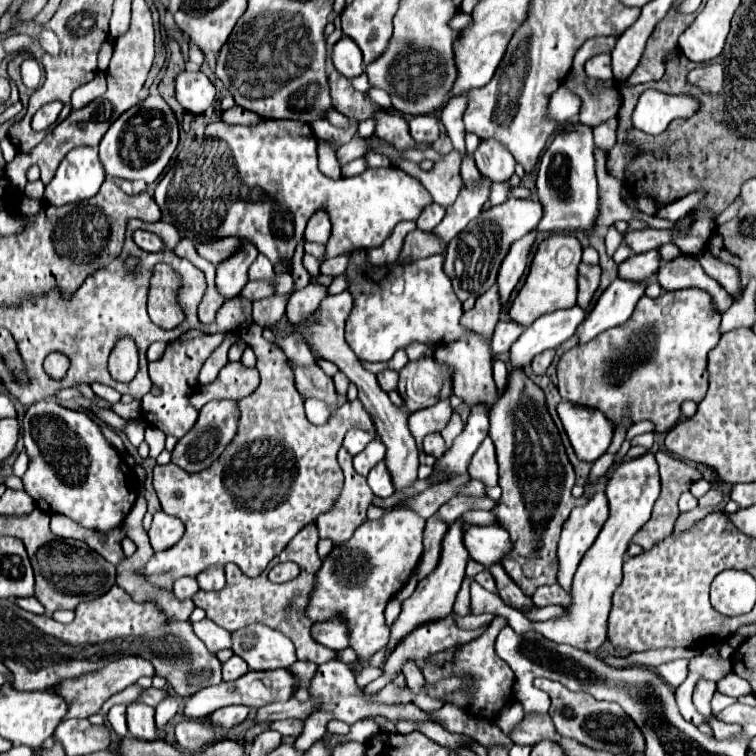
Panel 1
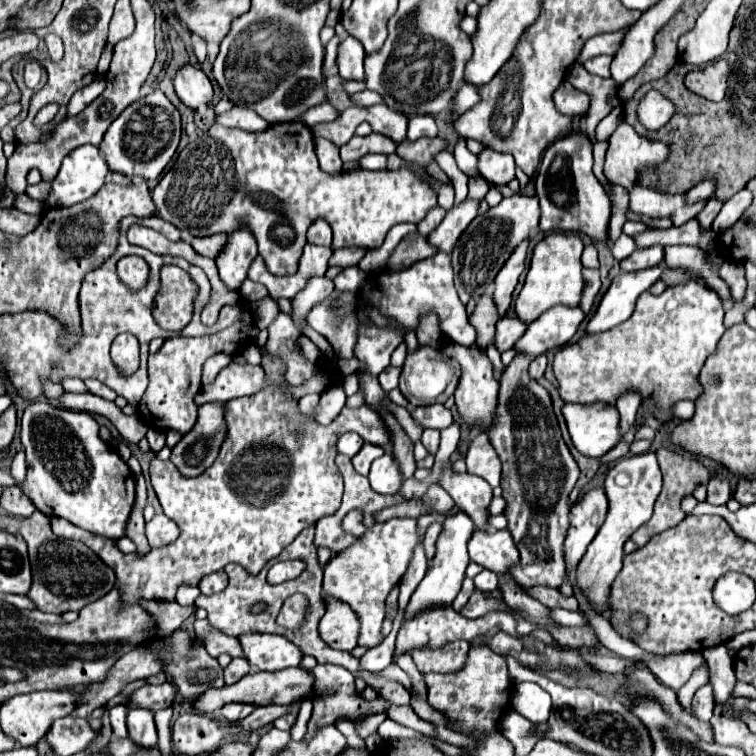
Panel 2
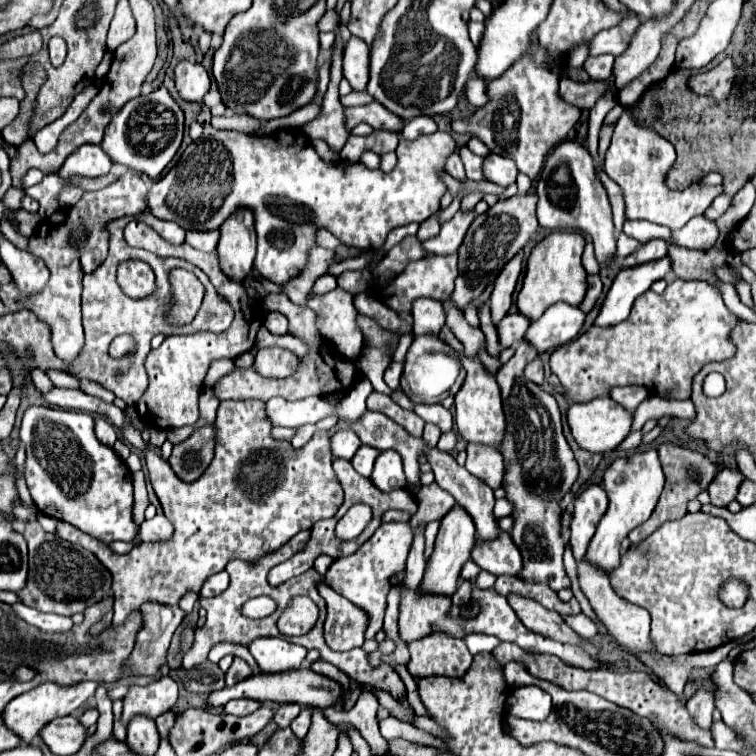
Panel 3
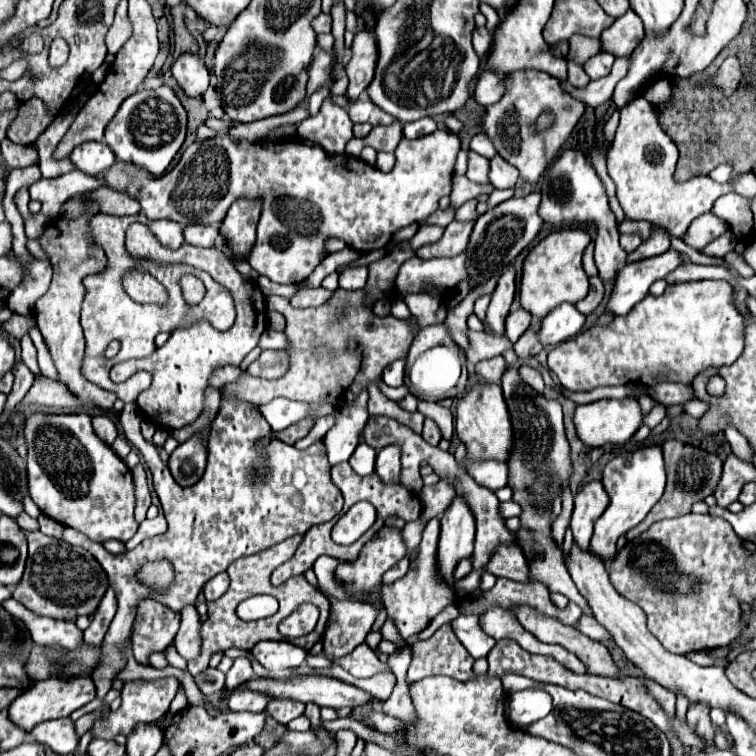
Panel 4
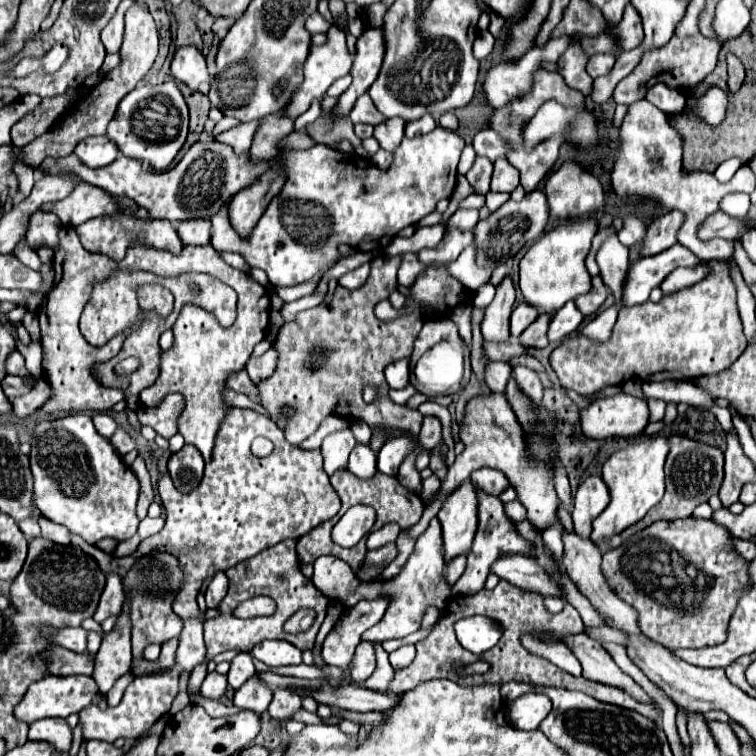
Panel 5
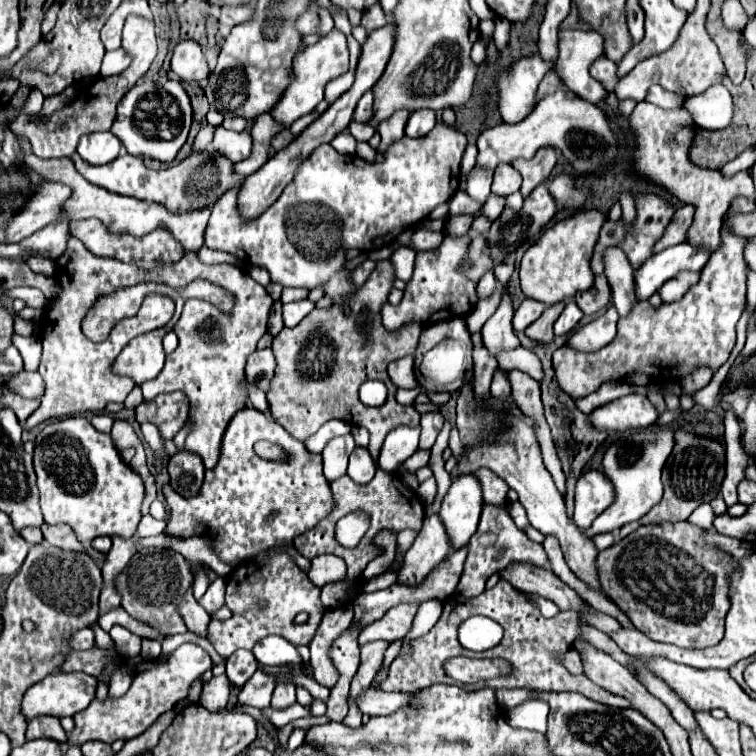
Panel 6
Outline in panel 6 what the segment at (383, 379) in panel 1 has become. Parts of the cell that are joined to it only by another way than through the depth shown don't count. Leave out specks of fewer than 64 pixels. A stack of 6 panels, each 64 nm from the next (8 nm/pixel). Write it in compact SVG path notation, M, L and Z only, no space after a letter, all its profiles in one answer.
M406 356L400 360L394 360L388 366L388 376L396 388L416 388L416 374L414 374L414 358Z

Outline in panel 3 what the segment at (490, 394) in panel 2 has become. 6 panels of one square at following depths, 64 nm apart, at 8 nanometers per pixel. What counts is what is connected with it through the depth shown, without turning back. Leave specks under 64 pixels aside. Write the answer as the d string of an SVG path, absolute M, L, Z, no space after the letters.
M458 352L458 358L466 370L466 380L454 396L456 398L456 430L468 442L482 442L482 444L498 448L504 436L506 422L504 422L500 388L496 384L496 378L476 358L468 358L464 352Z

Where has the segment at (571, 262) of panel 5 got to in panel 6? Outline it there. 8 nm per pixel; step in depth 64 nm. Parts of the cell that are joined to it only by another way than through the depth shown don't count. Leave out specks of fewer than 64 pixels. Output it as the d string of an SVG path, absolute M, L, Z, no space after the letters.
M598 210L578 212L562 222L556 222L550 230L546 230L526 250L520 262L520 288L526 294L526 298L552 306L566 298L572 298L576 292L592 288L594 276L592 270L588 268L588 260L592 256L592 248L598 240L598 232L604 220L606 216Z

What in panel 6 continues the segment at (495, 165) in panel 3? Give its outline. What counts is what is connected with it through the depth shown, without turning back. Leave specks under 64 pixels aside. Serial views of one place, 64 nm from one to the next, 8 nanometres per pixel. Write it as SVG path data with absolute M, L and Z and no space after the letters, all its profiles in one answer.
M498 164L494 172L494 182L492 182L492 192L500 196L508 196L516 190L520 190L522 176L518 170L512 168L512 164Z

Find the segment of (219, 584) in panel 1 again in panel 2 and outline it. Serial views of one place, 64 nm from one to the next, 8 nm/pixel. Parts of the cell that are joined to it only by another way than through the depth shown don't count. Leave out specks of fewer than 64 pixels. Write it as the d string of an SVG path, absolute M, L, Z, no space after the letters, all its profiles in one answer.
M218 570L218 572L212 572L208 576L204 576L200 582L198 582L198 588L202 594L216 594L216 592L222 592L228 584L228 576L224 570Z

